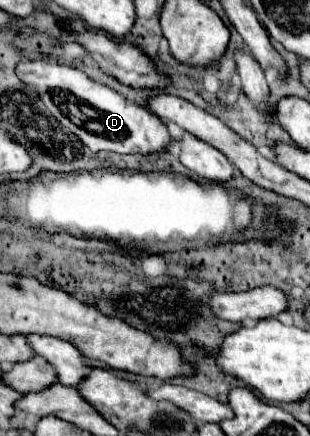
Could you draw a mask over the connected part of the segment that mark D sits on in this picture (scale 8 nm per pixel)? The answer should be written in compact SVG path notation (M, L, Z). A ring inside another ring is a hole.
M20 62L18 76L34 86L54 114L54 118L74 132L92 152L116 152L116 154L154 154L170 144L170 132L158 116L152 116L142 106L128 102L116 90L94 82L82 70L50 64L50 62Z

